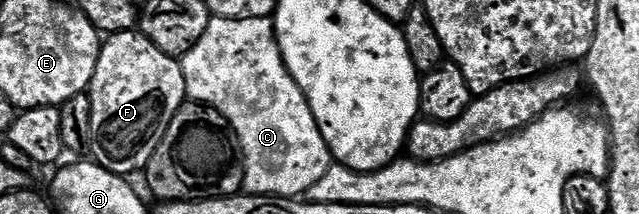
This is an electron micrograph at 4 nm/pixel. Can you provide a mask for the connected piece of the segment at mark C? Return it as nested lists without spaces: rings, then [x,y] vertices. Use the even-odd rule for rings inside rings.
[[[211,18],[208,29],[204,33],[204,37],[200,37],[200,41],[196,41],[196,45],[192,45],[192,49],[186,55],[181,56],[182,72],[184,73],[184,81],[186,82],[187,96],[193,102],[205,103],[208,107],[214,107],[225,117],[227,123],[232,125],[232,129],[238,138],[238,145],[242,149],[242,156],[246,162],[246,172],[244,173],[243,188],[252,195],[281,195],[283,197],[302,197],[305,196],[308,189],[312,189],[312,185],[316,185],[316,181],[320,181],[320,177],[324,177],[324,173],[328,173],[328,169],[332,166],[332,156],[328,145],[324,141],[324,137],[320,133],[320,129],[316,125],[316,117],[312,117],[312,109],[308,105],[308,101],[304,97],[304,93],[300,89],[300,85],[296,85],[296,81],[292,77],[292,73],[288,71],[284,65],[284,57],[280,53],[280,45],[278,38],[274,32],[273,18],[268,19],[219,19]]]

